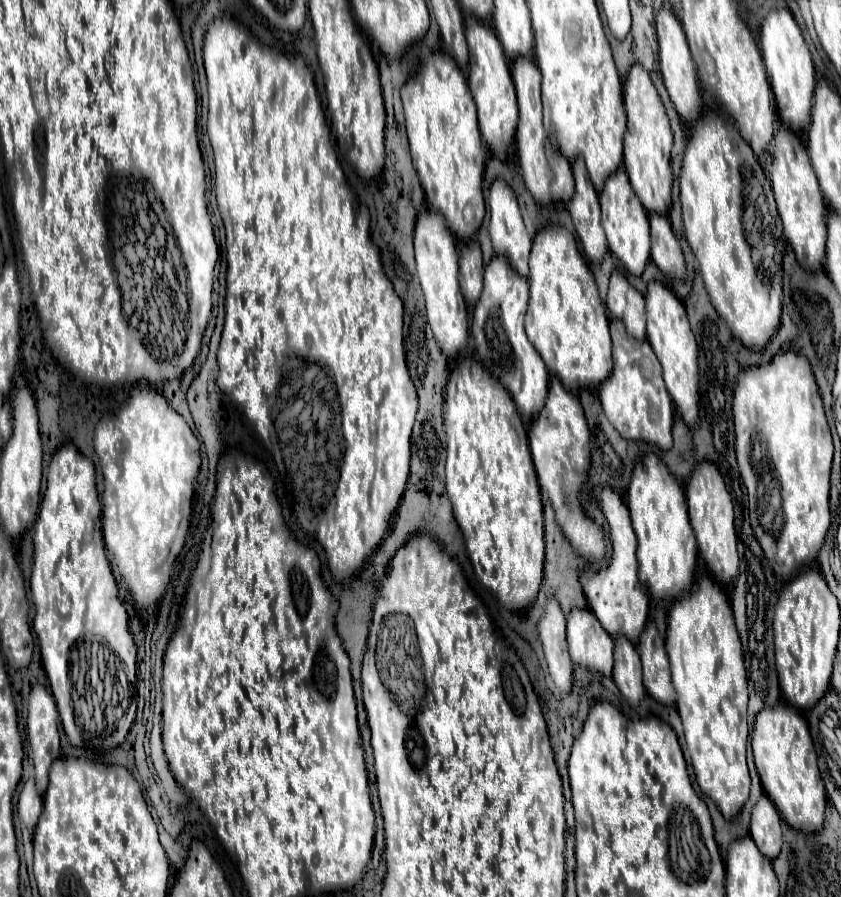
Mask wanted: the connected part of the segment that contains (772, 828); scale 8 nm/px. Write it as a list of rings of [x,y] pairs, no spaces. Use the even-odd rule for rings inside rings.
[[[766,795],[760,797],[752,811],[750,837],[768,859],[776,859],[782,849],[782,819]]]

